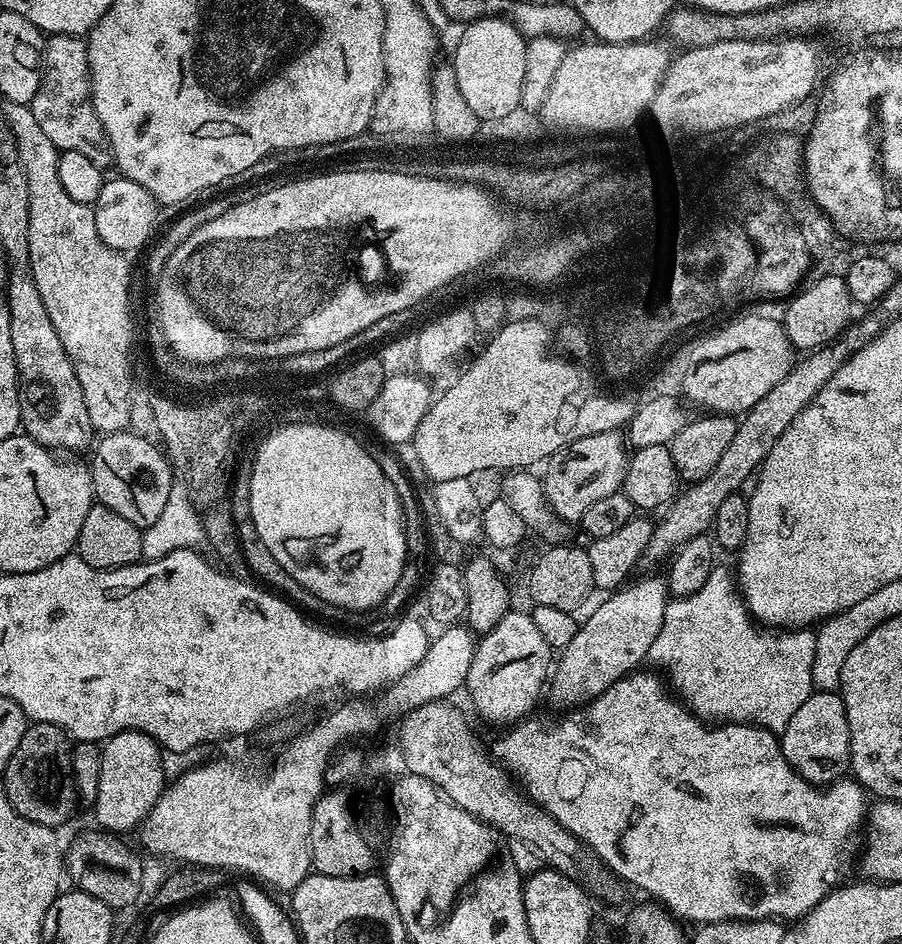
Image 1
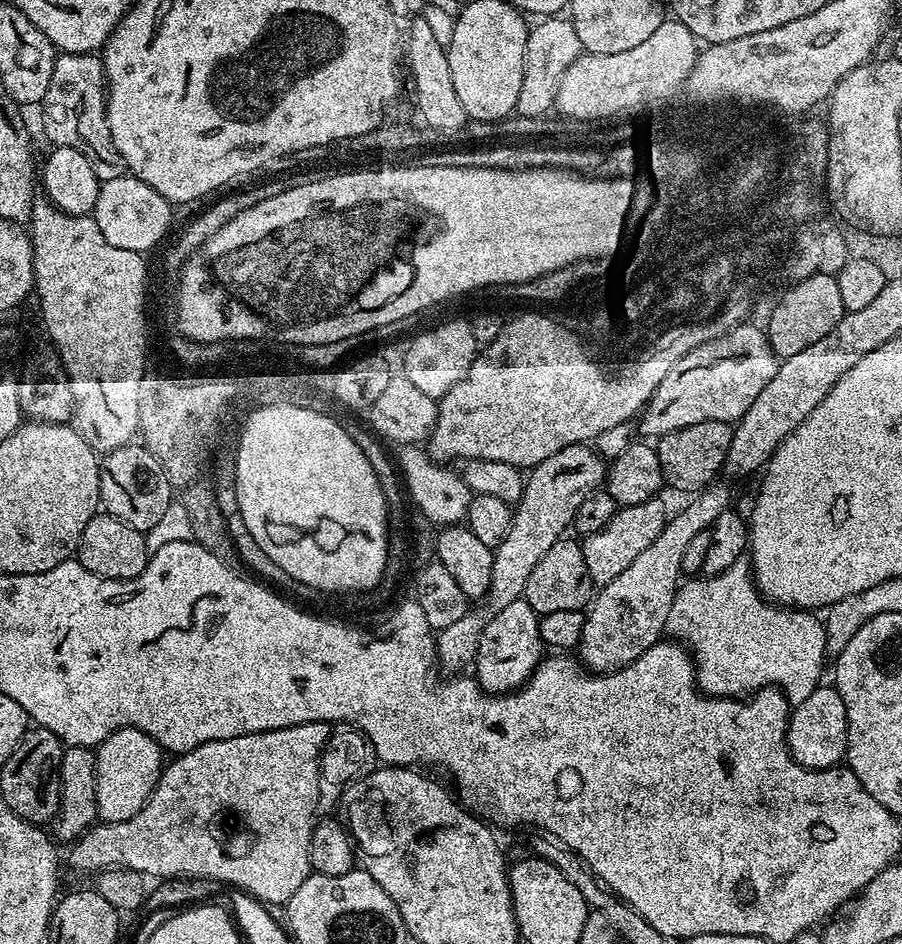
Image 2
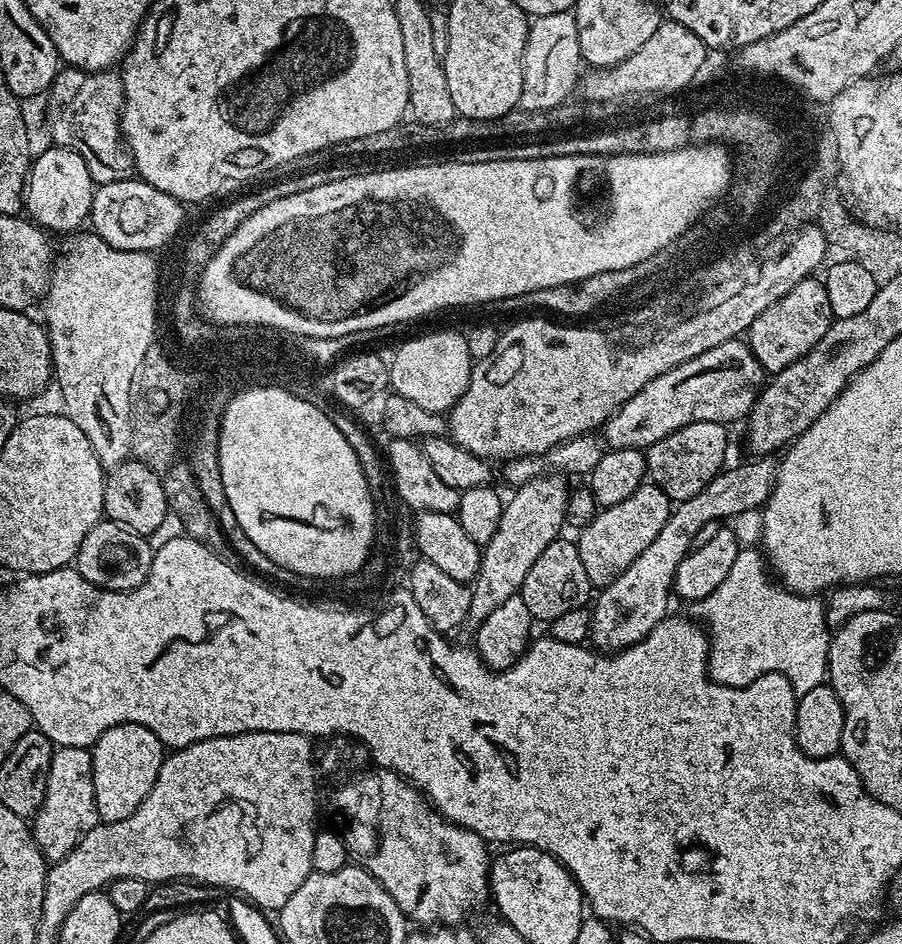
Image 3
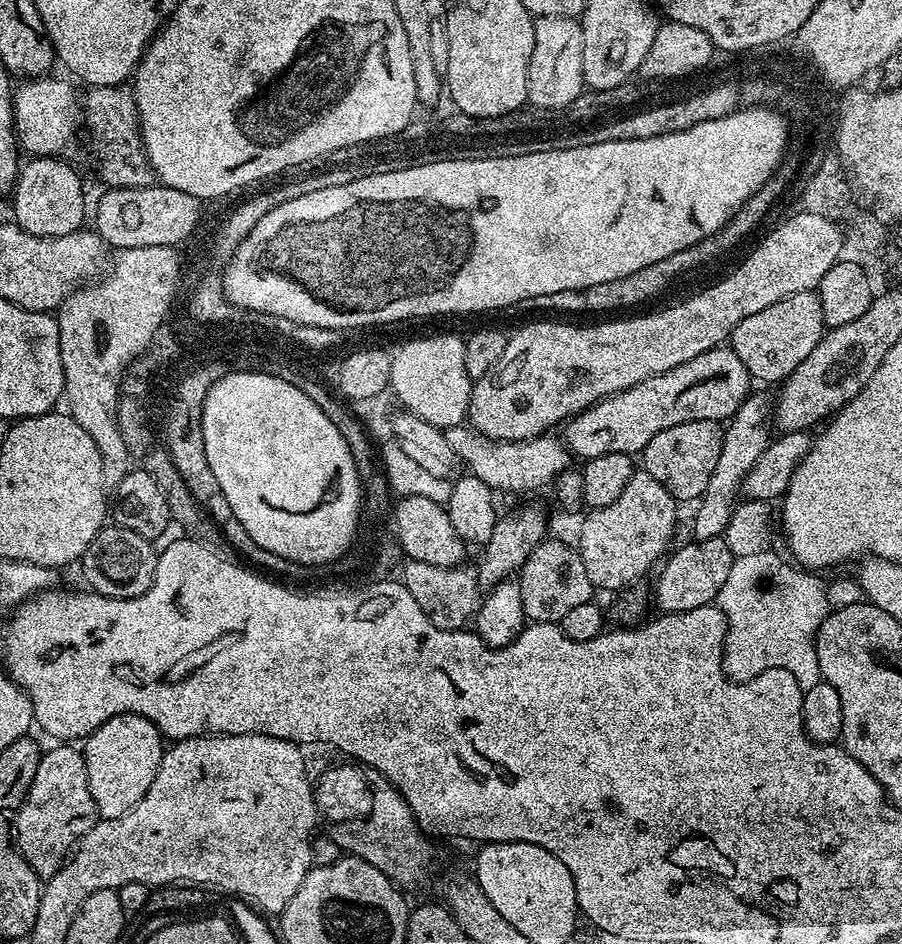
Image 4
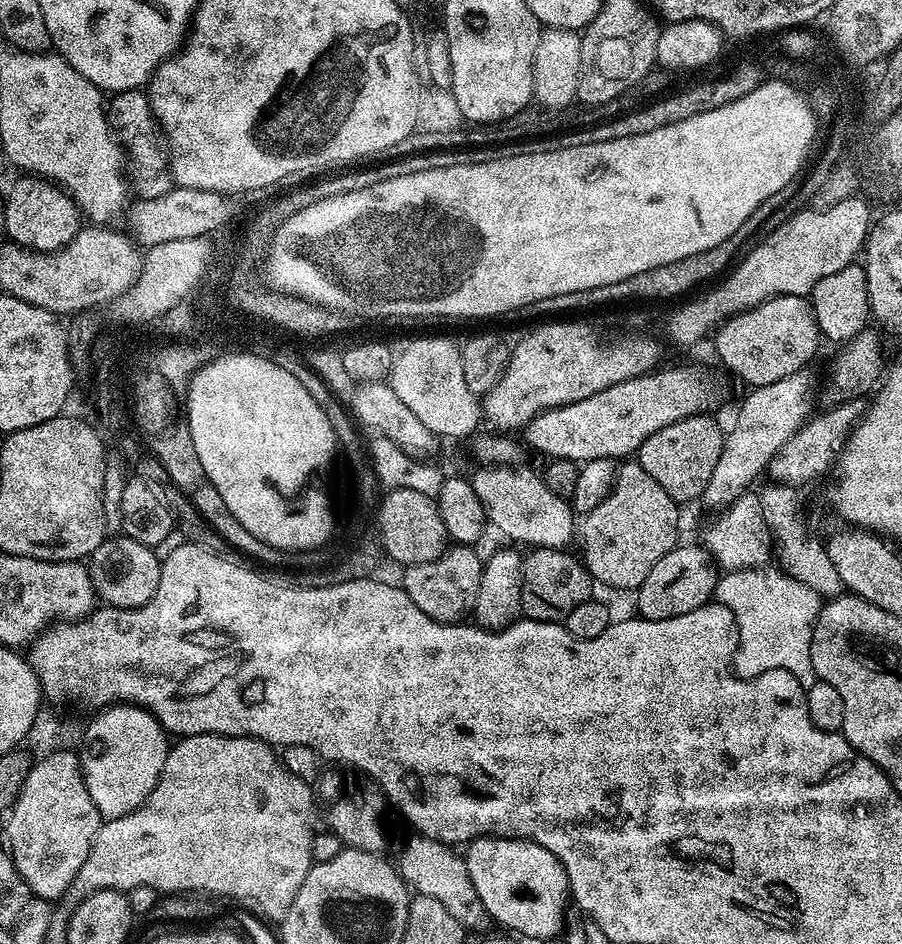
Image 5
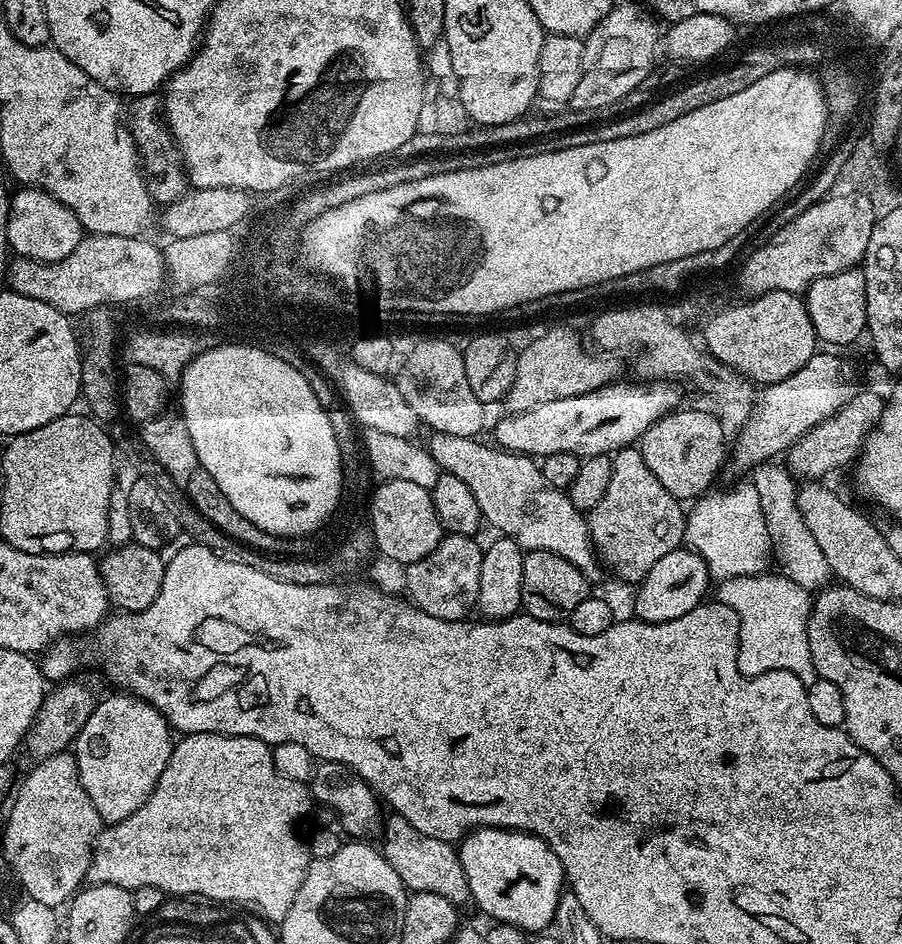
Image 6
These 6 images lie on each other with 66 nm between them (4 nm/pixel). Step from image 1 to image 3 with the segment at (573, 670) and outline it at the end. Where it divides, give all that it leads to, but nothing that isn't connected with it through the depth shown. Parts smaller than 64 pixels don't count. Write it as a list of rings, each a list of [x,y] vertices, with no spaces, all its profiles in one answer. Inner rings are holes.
[[[772,456],[749,459],[749,464],[740,464],[737,468],[725,467],[694,498],[679,501],[668,516],[666,526],[658,530],[658,538],[614,578],[595,597],[591,605],[592,634],[591,643],[605,654],[620,652],[623,648],[634,646],[658,626],[669,615],[668,599],[673,599],[674,574],[678,562],[695,545],[695,535],[706,523],[728,522],[732,517],[742,514],[742,510],[763,509],[764,503],[772,492],[776,481],[777,461]]]

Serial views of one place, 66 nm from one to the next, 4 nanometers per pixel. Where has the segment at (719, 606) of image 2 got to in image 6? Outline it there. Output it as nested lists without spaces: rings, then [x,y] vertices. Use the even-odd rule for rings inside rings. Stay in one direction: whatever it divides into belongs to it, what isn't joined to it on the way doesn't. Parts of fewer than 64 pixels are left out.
[[[781,574],[739,576],[719,585],[719,603],[728,604],[738,614],[740,645],[738,670],[744,676],[766,676],[774,670],[790,670],[805,686],[816,679],[814,658],[808,641],[808,615],[813,597],[797,582]]]

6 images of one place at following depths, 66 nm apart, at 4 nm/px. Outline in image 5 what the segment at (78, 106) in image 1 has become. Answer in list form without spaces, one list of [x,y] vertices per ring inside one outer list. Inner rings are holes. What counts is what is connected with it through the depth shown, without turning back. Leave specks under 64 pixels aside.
[[[135,88],[125,92],[117,92],[107,101],[106,117],[108,127],[112,129],[126,161],[126,184],[136,191],[141,200],[160,198],[174,187],[170,153],[162,139],[160,125],[148,101],[147,91]]]

